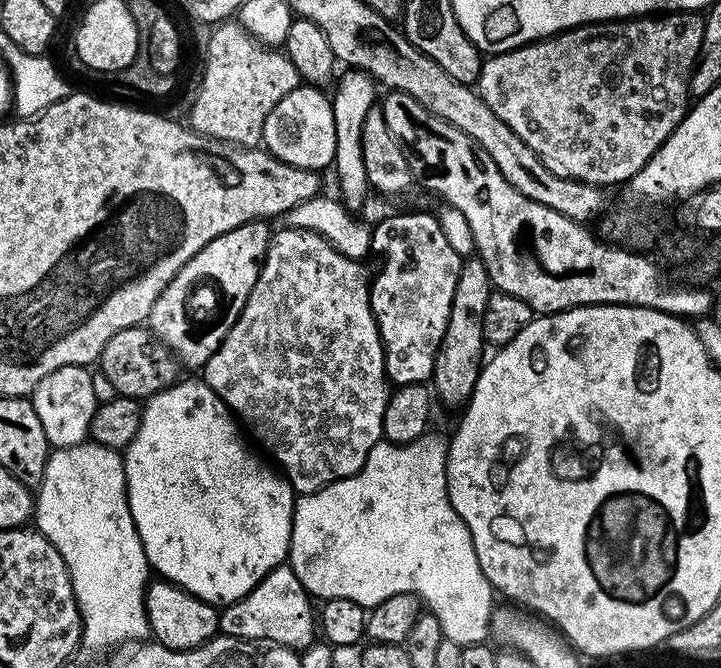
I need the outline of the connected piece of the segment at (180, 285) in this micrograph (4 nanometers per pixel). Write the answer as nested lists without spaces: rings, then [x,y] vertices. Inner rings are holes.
[[[251,220],[202,246],[178,274],[158,294],[154,306],[150,306],[146,324],[159,340],[169,348],[185,369],[203,369],[210,358],[222,346],[226,334],[230,334],[230,326],[238,322],[242,310],[246,306],[246,298],[250,298],[250,290],[254,290],[254,282],[258,282],[258,274],[262,274],[262,262],[266,258],[268,244],[272,240],[273,229],[265,221]],[[199,280],[213,280],[220,291],[220,305],[212,316],[212,321],[205,328],[199,328],[188,321],[188,295]]]

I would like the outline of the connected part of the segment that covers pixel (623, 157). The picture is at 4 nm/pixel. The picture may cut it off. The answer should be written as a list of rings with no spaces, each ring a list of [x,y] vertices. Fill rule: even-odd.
[[[670,12],[667,14],[656,14],[653,16],[641,16],[630,20],[610,20],[602,24],[583,24],[577,28],[568,28],[564,32],[557,32],[554,36],[546,36],[542,40],[536,40],[532,44],[523,44],[509,52],[498,52],[489,55],[484,60],[478,81],[480,97],[538,154],[542,166],[550,170],[550,174],[558,174],[558,178],[570,178],[578,182],[592,184],[595,188],[605,190],[611,189],[611,184],[627,185],[654,158],[654,150],[674,134],[674,130],[682,122],[690,107],[690,93],[688,91],[688,79],[692,76],[692,68],[698,58],[698,50],[702,46],[704,37],[704,16],[700,12]]]

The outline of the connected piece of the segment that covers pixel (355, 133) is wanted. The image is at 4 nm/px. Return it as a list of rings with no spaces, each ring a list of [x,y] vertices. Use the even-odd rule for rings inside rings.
[[[355,70],[345,71],[340,85],[336,88],[336,96],[332,100],[334,110],[334,158],[332,164],[336,168],[336,184],[340,187],[339,199],[345,208],[357,210],[364,204],[364,199],[370,195],[368,179],[366,178],[366,166],[362,162],[362,122],[366,114],[377,103],[377,85],[372,77],[364,72]]]

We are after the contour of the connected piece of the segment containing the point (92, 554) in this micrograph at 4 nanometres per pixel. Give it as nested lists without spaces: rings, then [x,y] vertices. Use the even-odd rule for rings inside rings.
[[[95,442],[49,451],[38,491],[34,496],[34,527],[52,543],[58,554],[62,554],[62,562],[66,562],[84,627],[83,647],[100,652],[103,648],[111,649],[113,646],[143,641],[149,635],[144,589],[150,582],[150,569],[144,547],[138,538],[138,530],[134,526],[134,518],[130,514],[123,455],[115,448]]]

